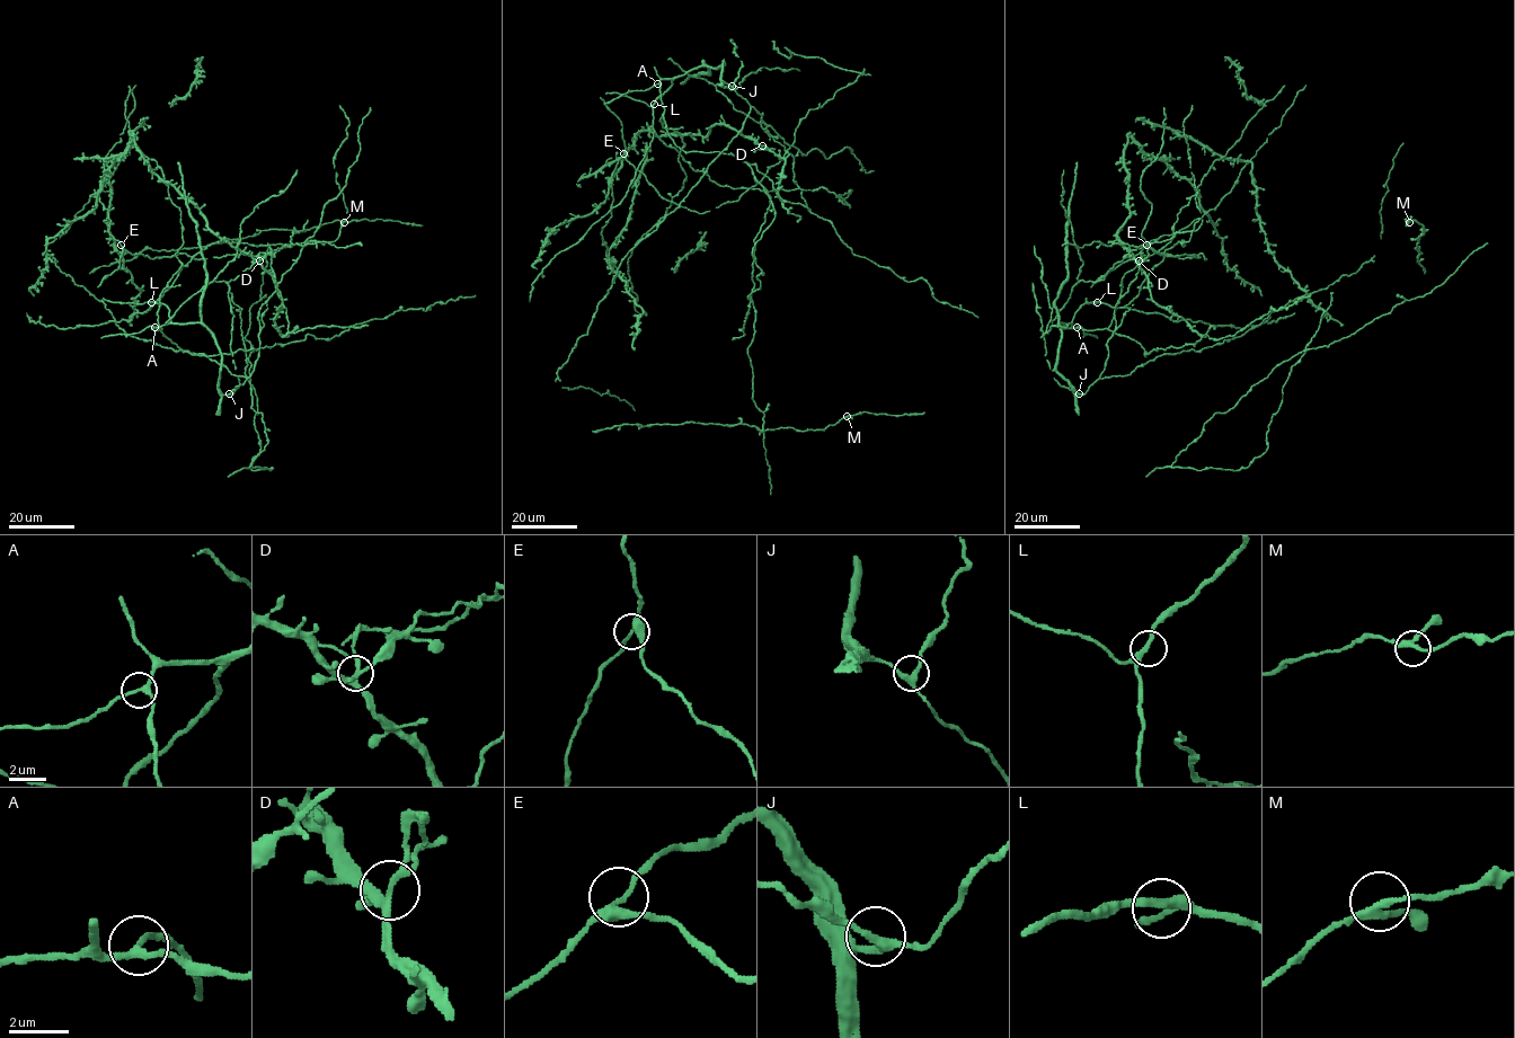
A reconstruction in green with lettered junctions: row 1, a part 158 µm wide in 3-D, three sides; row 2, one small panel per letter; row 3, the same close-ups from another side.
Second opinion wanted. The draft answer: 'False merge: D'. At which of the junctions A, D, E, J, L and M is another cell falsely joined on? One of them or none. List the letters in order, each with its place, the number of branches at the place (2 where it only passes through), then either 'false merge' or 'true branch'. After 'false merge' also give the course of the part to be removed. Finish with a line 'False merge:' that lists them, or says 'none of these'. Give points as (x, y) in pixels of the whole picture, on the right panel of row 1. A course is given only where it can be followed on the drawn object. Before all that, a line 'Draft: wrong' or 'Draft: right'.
Draft: right
A: place (1077, 327); branches 3; true branch
D: place (1139, 260); branches 3; false merge
E: place (1146, 245); branches 3; true branch
J: place (1079, 393); branches 3; true branch
L: place (1097, 302); branches 3; true branch
M: place (1409, 222); branches 3; true branch
False merge: D

